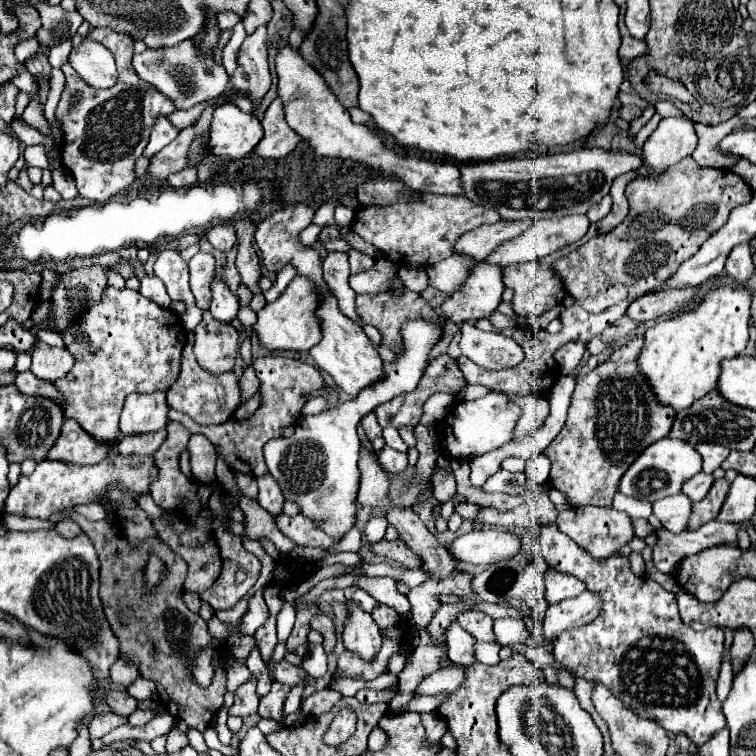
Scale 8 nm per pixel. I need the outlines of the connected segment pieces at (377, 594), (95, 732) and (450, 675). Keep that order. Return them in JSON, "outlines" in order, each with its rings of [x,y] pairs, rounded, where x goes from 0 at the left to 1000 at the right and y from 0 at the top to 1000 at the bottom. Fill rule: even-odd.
{"outlines":[[[[478,762],[475,778],[485,780],[488,788],[493,788],[501,799],[509,799],[520,804],[525,812],[544,810],[544,799],[536,786],[525,780],[525,772],[520,765],[501,765],[501,762]]],[[[139,942],[139,944],[128,944],[128,947],[123,947],[120,952],[118,952],[118,976],[120,979],[126,979],[126,976],[134,976],[136,971],[142,971],[142,968],[147,968],[149,963],[155,963],[157,958],[163,958],[163,955],[168,955],[168,950],[165,947],[155,947],[155,944],[149,944],[149,942]]],[[[581,884],[575,892],[562,897],[549,913],[549,921],[566,921],[581,915],[602,915],[612,905],[612,884]]]]}

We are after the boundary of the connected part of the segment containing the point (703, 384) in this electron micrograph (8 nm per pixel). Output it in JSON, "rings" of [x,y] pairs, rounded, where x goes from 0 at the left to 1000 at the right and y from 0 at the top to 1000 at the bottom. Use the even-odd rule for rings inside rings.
{"rings":[[[948,376],[948,381],[938,384],[930,397],[906,413],[898,413],[888,423],[869,423],[861,434],[853,437],[853,458],[845,471],[848,492],[856,497],[864,519],[872,532],[880,537],[890,537],[896,545],[911,540],[922,526],[930,526],[948,508],[948,497],[954,492],[954,476],[972,474],[980,468],[991,452],[991,410],[993,410],[993,386],[988,378],[962,378]]]}

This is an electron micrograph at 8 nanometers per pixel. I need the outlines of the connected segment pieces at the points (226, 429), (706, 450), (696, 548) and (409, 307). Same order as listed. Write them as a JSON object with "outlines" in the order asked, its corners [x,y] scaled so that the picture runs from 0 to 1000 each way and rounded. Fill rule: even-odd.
{"outlines":[[[[351,471],[337,476],[335,481],[340,500],[343,500],[343,519],[351,521],[351,529],[345,529],[343,542],[329,556],[303,556],[290,563],[263,563],[258,561],[250,550],[241,545],[224,540],[222,553],[239,558],[253,574],[271,574],[279,579],[279,585],[287,590],[287,598],[298,606],[303,619],[308,624],[321,624],[321,627],[335,627],[335,630],[348,630],[353,627],[351,606],[348,606],[348,590],[372,577],[372,566],[390,561],[393,553],[398,550],[398,540],[406,532],[411,519],[422,519],[427,513],[427,500],[419,487],[396,479],[396,476],[382,476],[372,471]]],[[[933,585],[933,587],[922,587],[919,595],[927,601],[930,606],[930,624],[940,627],[946,619],[954,616],[954,611],[964,603],[964,593],[946,587],[946,585]]],[[[933,690],[922,701],[906,701],[898,706],[882,704],[880,698],[866,701],[869,720],[864,722],[864,743],[866,751],[885,759],[890,749],[906,735],[922,733],[933,725],[948,720],[975,720],[975,701],[985,701],[988,693],[956,693],[956,690]]],[[[536,384],[530,392],[522,392],[517,386],[504,386],[504,389],[480,389],[480,392],[472,392],[470,394],[470,402],[472,402],[472,415],[478,418],[478,423],[483,429],[493,429],[501,439],[504,439],[504,455],[517,460],[520,466],[525,466],[530,460],[530,431],[538,426],[538,423],[549,423],[549,421],[562,421],[573,429],[581,429],[583,426],[578,414],[567,405],[565,397],[557,394],[557,389],[552,386],[544,386],[544,384]]]]}

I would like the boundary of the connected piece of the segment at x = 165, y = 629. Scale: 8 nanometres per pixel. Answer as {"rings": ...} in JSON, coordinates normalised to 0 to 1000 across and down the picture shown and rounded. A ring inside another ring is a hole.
{"rings":[[[99,675],[86,677],[94,683],[97,690],[102,690],[110,698],[110,704],[120,712],[128,728],[134,743],[134,794],[139,802],[139,815],[144,817],[144,825],[160,849],[160,868],[176,873],[184,884],[184,892],[205,902],[208,918],[229,950],[237,950],[247,955],[253,963],[271,968],[271,939],[276,944],[284,944],[292,937],[300,913],[298,889],[287,881],[292,862],[284,865],[284,894],[276,910],[261,907],[245,884],[247,876],[258,870],[263,860],[279,849],[274,823],[263,812],[250,810],[239,794],[247,746],[239,741],[239,735],[231,733],[229,746],[221,751],[218,765],[210,772],[210,780],[205,780],[202,788],[187,788],[187,772],[176,770],[187,770],[189,765],[189,757],[181,757],[181,746],[189,746],[192,728],[184,725],[173,730],[168,712],[155,690],[118,690]]]}

